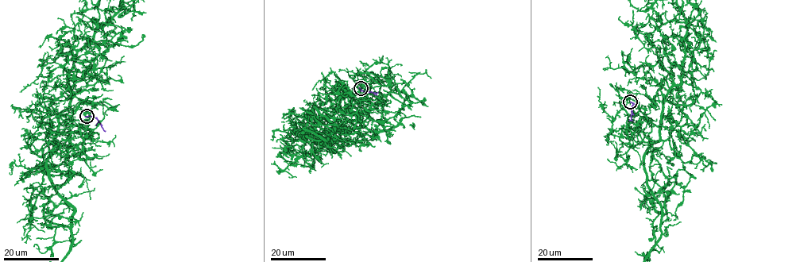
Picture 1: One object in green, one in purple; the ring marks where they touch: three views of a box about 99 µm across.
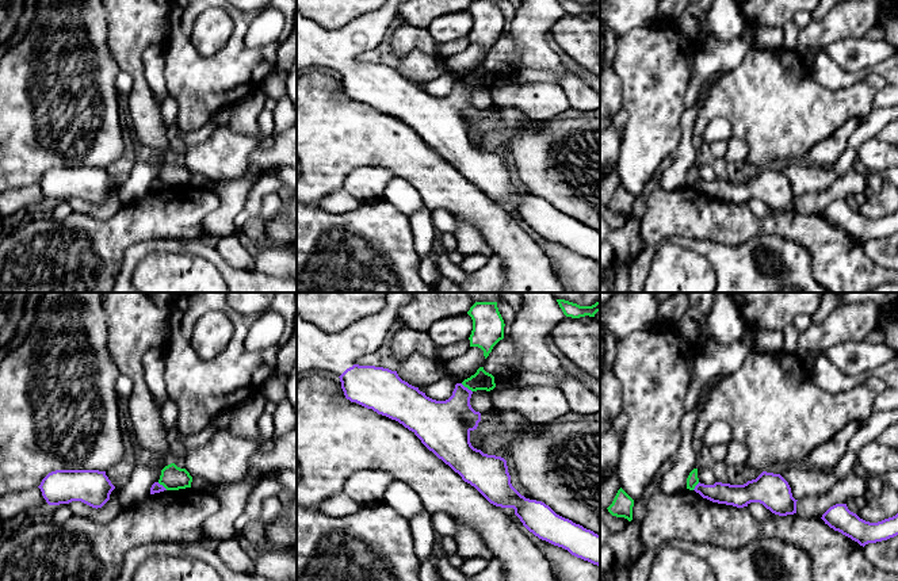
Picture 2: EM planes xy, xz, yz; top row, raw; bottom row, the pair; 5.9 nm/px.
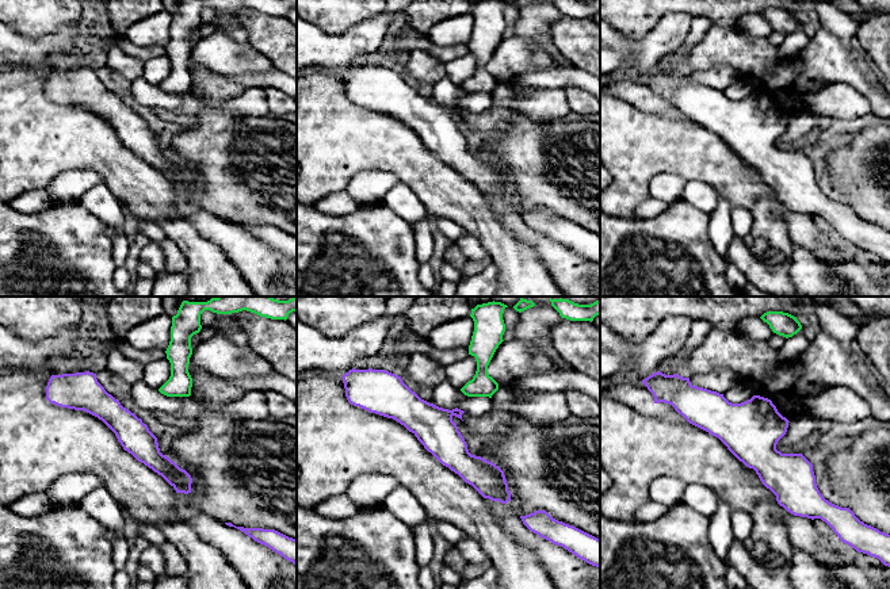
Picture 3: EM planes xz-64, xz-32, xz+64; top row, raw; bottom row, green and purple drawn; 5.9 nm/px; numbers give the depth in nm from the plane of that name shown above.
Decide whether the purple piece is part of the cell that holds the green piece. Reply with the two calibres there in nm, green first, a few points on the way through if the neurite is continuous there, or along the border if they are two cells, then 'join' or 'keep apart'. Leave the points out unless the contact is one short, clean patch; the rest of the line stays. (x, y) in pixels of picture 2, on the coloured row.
calibres 110 and 280 nm; border xz (461, 383), (472, 392); keep apart

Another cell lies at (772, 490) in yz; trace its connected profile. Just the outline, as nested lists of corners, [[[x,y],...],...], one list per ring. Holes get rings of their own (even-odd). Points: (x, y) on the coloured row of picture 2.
[[[763,471],[756,479],[744,485],[699,482],[693,490],[703,498],[718,504],[744,508],[750,502],[760,502],[779,516],[796,513],[798,500],[792,497],[788,482],[780,474]]]

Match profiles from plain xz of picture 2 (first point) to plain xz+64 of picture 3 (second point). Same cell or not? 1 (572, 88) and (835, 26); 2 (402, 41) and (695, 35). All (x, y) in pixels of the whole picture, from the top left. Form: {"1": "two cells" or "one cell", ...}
{"1": "two cells", "2": "two cells"}

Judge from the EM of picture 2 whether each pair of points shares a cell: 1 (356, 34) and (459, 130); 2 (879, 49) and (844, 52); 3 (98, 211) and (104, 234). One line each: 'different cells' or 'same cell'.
1: same cell
2: same cell
3: different cells

